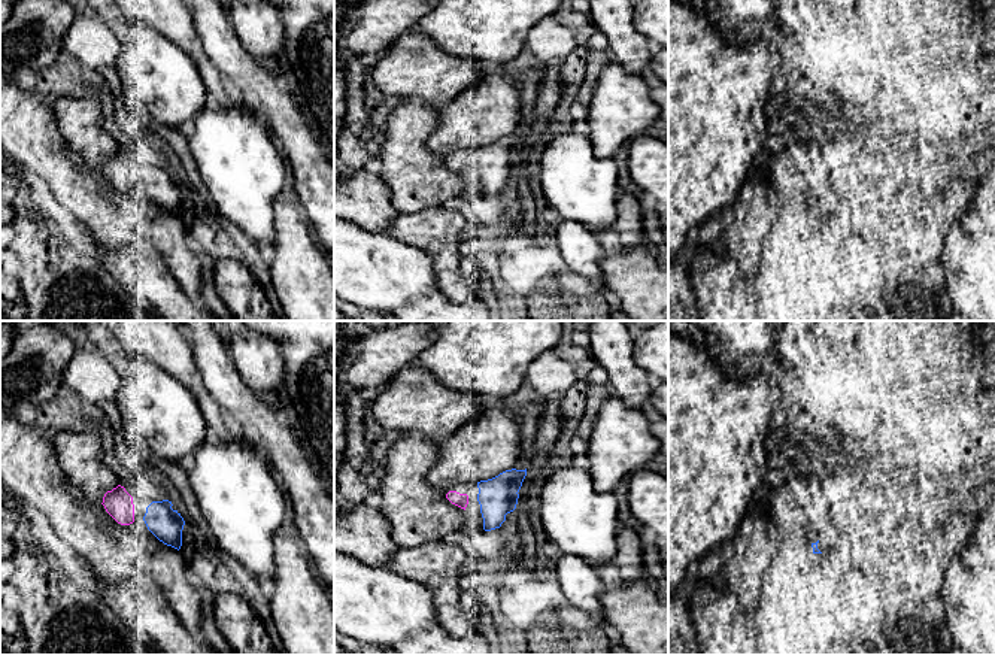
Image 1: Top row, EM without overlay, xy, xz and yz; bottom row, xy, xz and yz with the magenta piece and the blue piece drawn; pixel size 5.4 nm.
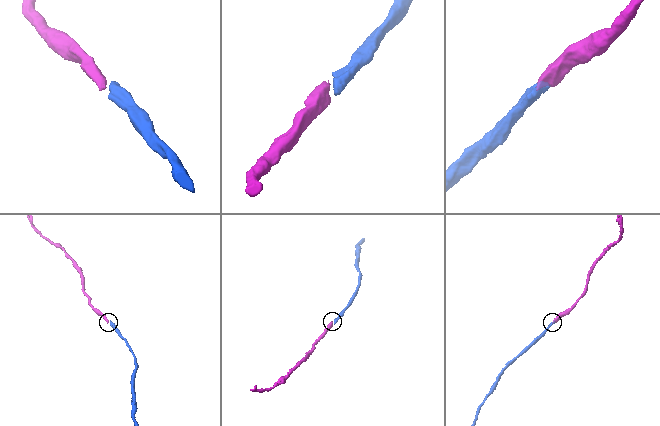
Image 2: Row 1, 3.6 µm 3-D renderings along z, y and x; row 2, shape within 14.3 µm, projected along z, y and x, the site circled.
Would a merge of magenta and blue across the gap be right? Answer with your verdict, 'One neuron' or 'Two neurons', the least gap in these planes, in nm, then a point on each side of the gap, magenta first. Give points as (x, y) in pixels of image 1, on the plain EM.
One neuron. Distance 60 nm. Across: xy (133, 182), (143, 182)

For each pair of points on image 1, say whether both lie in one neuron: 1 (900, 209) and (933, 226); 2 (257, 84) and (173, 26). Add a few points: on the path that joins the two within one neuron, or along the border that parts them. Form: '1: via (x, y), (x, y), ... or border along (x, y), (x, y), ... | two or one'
1: via (907, 217), (916, 226), (925, 226) | one
2: via (236, 76), (221, 63), (208, 63), (194, 46) | one

